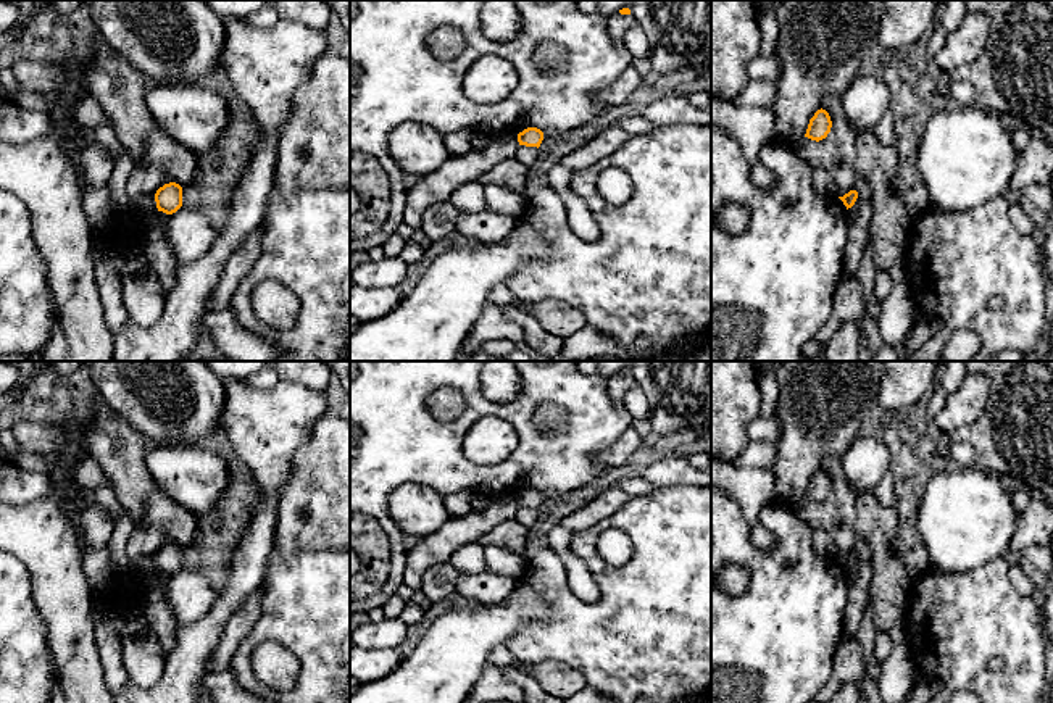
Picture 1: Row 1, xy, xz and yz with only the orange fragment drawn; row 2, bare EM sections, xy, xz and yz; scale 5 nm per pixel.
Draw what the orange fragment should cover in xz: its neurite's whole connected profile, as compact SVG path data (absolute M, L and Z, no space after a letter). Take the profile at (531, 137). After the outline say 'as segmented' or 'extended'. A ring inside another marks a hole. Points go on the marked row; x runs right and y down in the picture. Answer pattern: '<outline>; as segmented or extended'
M527 127L518 134L519 145L539 148L542 140L543 140L543 132L537 127Z; as segmented

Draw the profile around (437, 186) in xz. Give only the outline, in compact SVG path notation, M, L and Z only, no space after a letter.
M503 134L490 137L490 144L484 150L471 150L463 156L448 158L437 171L421 177L408 189L403 223L418 229L427 206L448 200L461 184L477 181L497 163L514 158L518 147L518 135Z

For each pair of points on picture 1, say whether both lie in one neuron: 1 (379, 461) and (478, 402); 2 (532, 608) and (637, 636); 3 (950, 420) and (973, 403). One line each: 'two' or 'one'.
1: one
2: two
3: one

